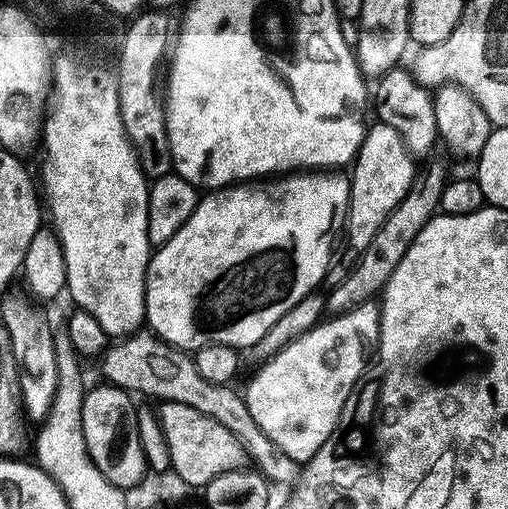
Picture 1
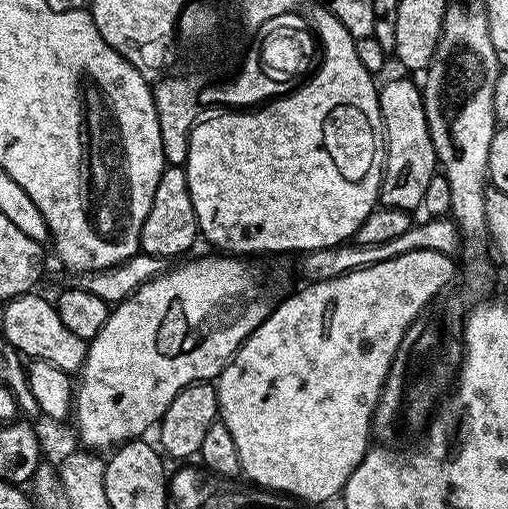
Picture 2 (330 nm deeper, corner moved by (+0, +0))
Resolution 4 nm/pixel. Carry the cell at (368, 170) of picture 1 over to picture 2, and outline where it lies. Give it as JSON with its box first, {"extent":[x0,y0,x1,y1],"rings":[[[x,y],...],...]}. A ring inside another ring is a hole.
{"extent":[379,80,438,212],"rings":[[[388,80],[379,85],[380,93],[380,123],[384,126],[384,177],[380,183],[379,203],[386,208],[401,208],[407,212],[420,208],[426,186],[430,178],[438,174],[438,161],[434,142],[430,138],[430,130],[426,122],[424,109],[424,94],[419,83],[412,80]]]}

